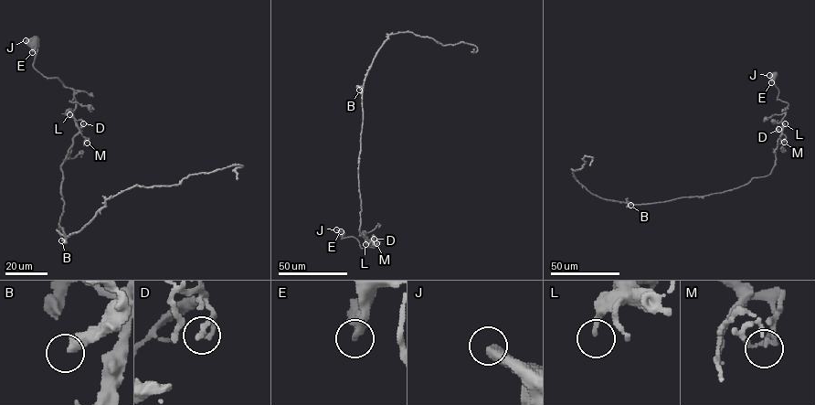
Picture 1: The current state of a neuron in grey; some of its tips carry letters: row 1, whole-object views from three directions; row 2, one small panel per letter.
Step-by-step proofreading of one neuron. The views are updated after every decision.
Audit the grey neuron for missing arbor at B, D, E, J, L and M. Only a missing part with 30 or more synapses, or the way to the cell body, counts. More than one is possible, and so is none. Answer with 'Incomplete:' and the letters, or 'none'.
Incomplete: none

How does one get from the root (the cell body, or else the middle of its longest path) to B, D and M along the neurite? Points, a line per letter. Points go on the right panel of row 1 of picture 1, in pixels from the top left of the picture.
B: (774, 76), (777, 99), (788, 105), (770, 174), (719, 193), (630, 205)
D: (774, 76), (774, 83), (778, 91), (777, 99), (788, 104), (782, 126), (777, 127), (778, 129)
M: (774, 76), (774, 83), (778, 91), (777, 99), (788, 104), (782, 120), (782, 133), (786, 137), (784, 142)

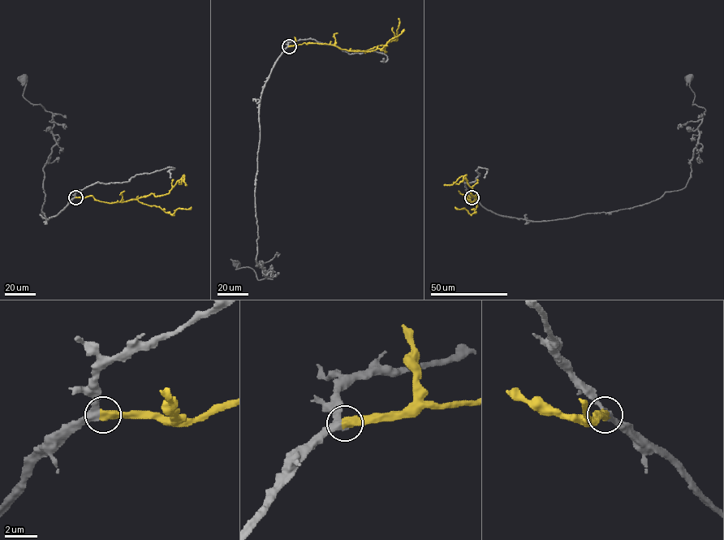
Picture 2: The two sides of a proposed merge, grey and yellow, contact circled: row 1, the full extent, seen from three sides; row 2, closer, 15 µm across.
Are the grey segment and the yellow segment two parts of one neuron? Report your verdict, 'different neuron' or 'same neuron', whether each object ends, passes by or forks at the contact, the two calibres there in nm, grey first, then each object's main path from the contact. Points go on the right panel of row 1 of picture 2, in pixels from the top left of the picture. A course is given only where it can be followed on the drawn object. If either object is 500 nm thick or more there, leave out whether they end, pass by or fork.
same neuron | 360/550 nm | grey via (471, 197), (496, 213), (549, 221), (641, 205), (683, 188), (705, 111), (692, 104), (690, 78) | yellow via (471, 197), (468, 196), (470, 203), (476, 193), (471, 194), (466, 174), (452, 184), (443, 185)

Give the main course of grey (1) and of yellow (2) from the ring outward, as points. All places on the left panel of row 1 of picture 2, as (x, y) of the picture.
1: (75, 197), (46, 221), (41, 209), (43, 168), (56, 143), (53, 121), (51, 113), (23, 97), (23, 78)
2: (75, 197), (92, 196), (101, 201), (115, 203), (152, 193), (160, 196), (167, 194), (183, 174), (185, 185)

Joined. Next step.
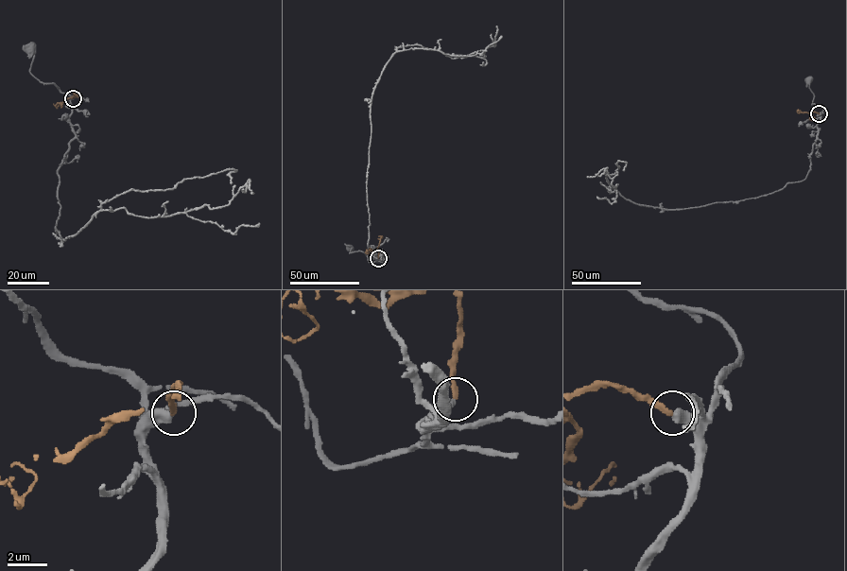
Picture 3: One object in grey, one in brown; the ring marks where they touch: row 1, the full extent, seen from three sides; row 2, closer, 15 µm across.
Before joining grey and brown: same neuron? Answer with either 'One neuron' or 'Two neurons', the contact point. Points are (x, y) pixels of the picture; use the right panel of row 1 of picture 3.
One neuron. Place: (819, 113)

